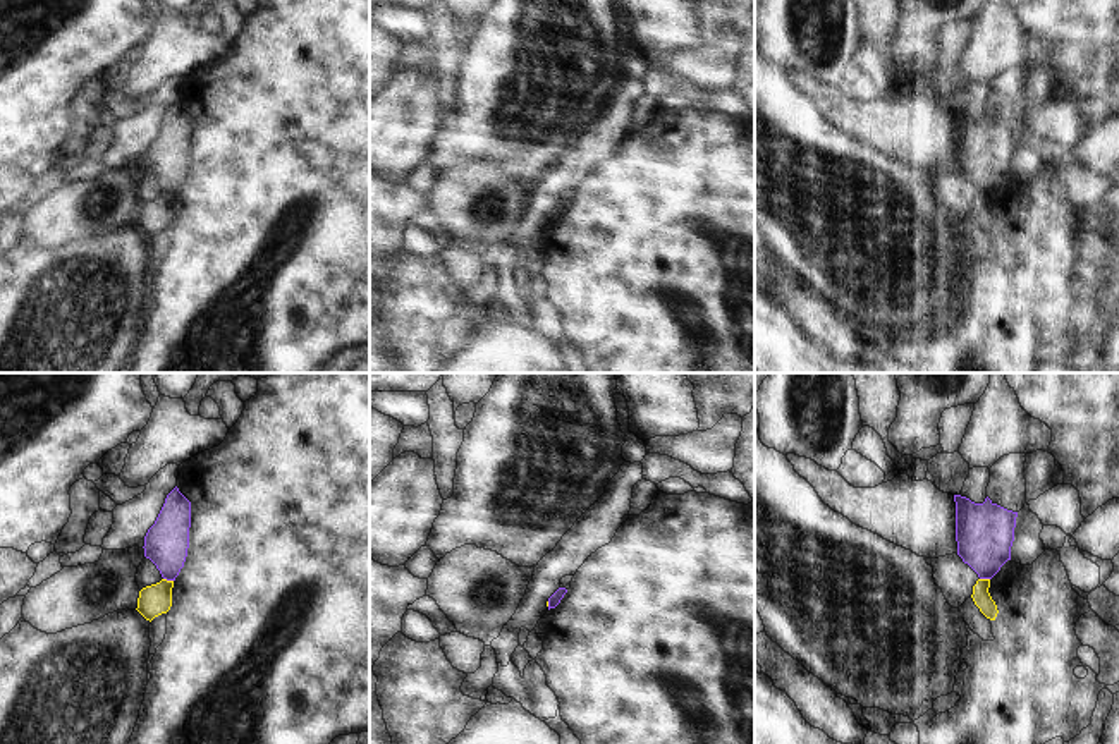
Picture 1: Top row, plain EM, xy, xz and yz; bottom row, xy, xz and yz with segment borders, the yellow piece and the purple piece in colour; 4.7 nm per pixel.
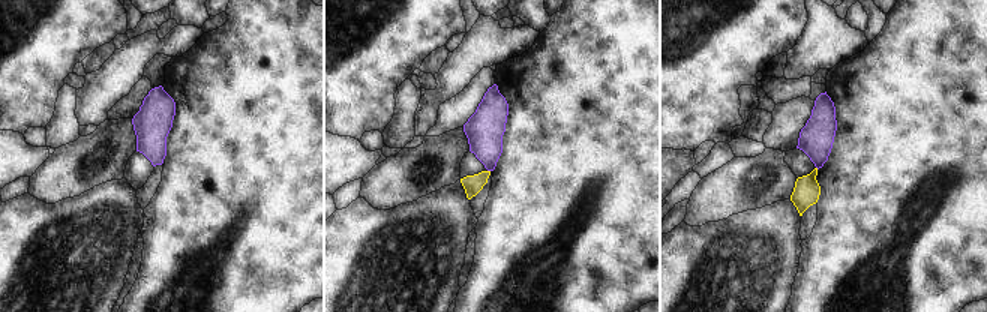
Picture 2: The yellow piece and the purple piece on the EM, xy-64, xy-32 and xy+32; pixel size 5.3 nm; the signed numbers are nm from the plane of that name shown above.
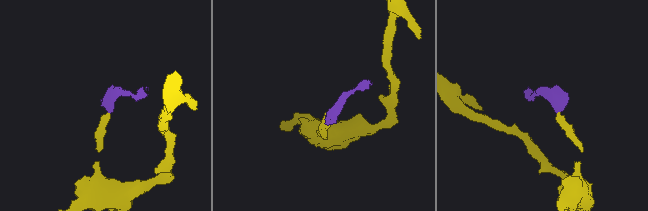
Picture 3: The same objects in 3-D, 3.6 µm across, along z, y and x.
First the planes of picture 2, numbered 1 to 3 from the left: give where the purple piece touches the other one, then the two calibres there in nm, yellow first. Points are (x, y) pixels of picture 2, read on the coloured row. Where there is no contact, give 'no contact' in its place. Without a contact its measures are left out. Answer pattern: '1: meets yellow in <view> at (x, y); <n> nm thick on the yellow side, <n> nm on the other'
1: no contact
2: no contact
3: no contact

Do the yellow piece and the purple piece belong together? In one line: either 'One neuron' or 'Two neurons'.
Two neurons.

